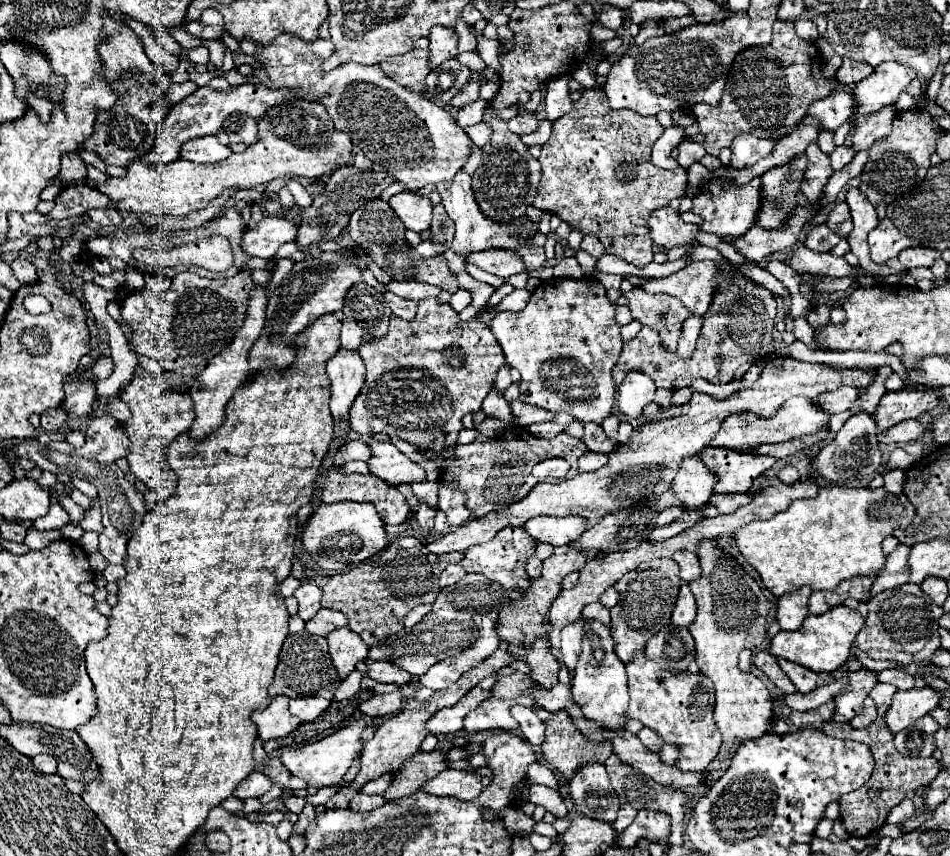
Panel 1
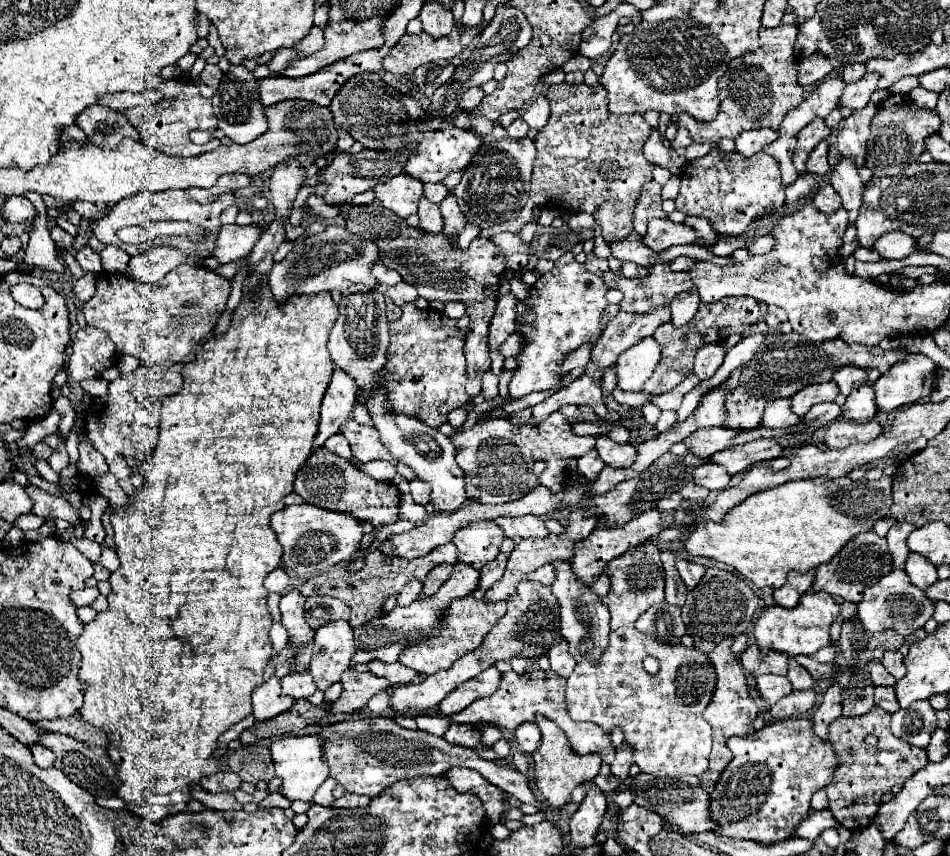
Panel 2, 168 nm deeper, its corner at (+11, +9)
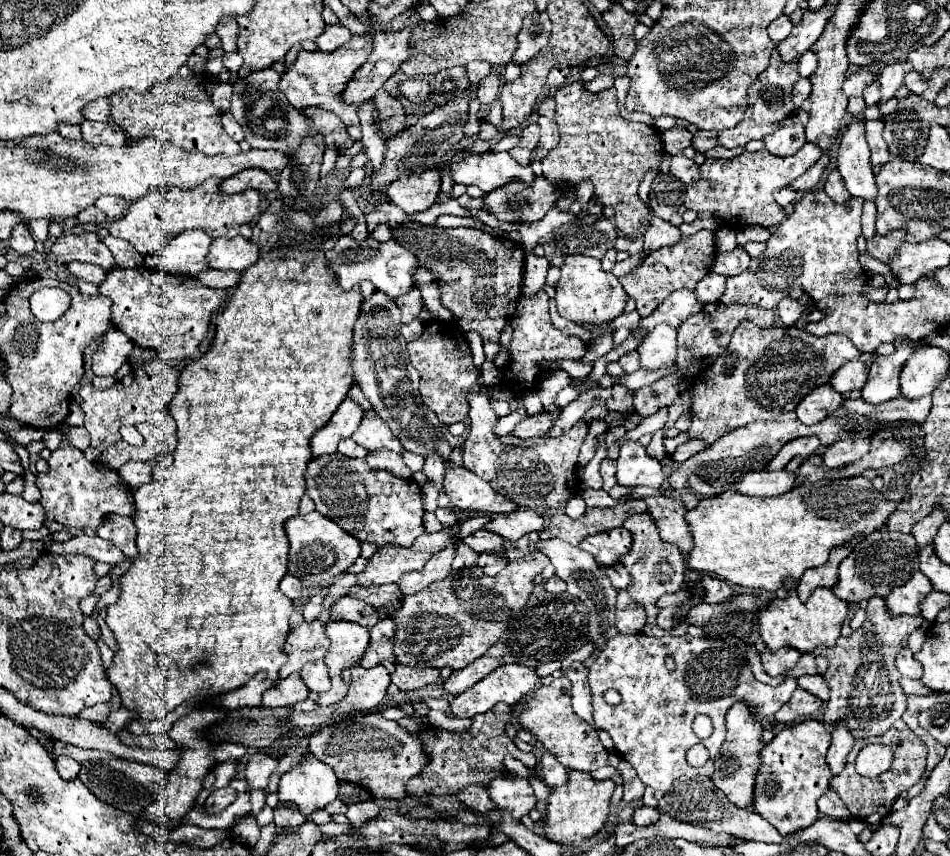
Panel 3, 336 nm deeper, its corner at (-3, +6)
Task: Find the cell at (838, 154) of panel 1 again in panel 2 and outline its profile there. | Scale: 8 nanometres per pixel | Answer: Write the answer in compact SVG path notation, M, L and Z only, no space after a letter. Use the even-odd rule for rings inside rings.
M820 142L810 158L808 158L808 172L814 172L814 174L826 174L830 170L830 164L828 164L828 144L826 142Z

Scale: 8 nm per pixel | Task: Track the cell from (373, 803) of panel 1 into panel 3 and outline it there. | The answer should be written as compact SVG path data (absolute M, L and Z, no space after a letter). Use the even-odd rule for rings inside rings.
M362 801L362 803L350 805L346 817L350 819L350 823L352 823L354 827L362 827L366 821L376 819L378 813L380 813L380 809L378 809L372 801Z

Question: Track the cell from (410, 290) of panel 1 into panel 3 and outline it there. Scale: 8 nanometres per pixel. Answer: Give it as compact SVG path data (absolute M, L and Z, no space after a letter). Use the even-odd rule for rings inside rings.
M412 289L412 291L408 291L406 295L398 297L398 299L396 299L396 305L398 305L400 311L402 311L402 323L408 325L412 319L418 317L418 313L420 313L420 309L422 309L422 295L420 295L418 289Z

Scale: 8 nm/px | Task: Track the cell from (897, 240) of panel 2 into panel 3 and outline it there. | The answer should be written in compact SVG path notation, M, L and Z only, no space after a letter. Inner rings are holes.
M902 229L890 231L888 235L874 235L872 239L868 239L868 253L878 261L888 263L896 255L896 249L902 245L904 235L906 231Z

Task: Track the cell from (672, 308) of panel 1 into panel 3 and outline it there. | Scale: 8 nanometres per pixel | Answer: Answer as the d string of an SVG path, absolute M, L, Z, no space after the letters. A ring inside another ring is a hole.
M698 231L694 235L682 235L682 239L674 247L662 247L646 255L634 271L620 277L620 283L626 289L628 297L636 301L636 311L640 313L640 317L648 317L676 289L696 289L698 281L706 273L710 273L714 257L716 257L714 231Z

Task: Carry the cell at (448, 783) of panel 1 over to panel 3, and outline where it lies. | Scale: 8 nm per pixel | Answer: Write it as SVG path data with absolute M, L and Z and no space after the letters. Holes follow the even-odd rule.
M498 777L490 783L488 793L498 809L506 809L514 819L528 815L538 803L530 781L520 777Z

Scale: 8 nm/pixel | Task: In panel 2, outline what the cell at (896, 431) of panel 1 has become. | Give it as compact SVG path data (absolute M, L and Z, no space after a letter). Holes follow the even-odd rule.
M874 416L870 422L866 424L856 424L856 422L842 422L842 420L834 420L824 436L824 442L832 448L846 448L854 442L868 442L874 440L876 436L880 436L880 416Z

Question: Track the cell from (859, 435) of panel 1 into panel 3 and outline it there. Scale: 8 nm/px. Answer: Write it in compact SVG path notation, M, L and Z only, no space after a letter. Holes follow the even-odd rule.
M894 339L896 351L888 357L874 359L866 387L862 389L862 399L872 405L880 405L884 401L890 401L900 395L898 391L898 375L908 359L908 355L914 351L916 343L910 343L908 339Z

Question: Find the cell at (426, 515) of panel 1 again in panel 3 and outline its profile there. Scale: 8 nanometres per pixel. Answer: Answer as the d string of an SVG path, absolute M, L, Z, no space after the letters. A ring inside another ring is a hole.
M440 453L426 455L422 473L436 485L438 491L442 491L442 481L444 481L444 457L442 457Z

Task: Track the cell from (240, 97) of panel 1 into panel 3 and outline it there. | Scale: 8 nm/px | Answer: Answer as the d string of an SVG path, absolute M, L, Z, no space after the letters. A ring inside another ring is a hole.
M406 25L402 31L378 31L374 35L374 51L370 59L356 71L346 85L342 101L360 107L372 99L384 81L390 79L400 65L408 59L408 39L412 29Z

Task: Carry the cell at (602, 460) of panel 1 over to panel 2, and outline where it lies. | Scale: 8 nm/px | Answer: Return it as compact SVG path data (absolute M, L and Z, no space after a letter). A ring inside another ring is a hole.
M590 450L590 452L586 452L584 456L578 458L578 472L582 472L590 480L596 478L602 468L604 468L604 462L600 460L596 450Z

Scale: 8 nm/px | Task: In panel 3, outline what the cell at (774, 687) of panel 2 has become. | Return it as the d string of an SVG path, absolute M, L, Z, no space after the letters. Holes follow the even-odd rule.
M618 633L612 639L608 639L600 657L590 667L588 679L590 679L590 687L592 687L592 695L594 695L594 723L596 723L596 727L604 729L612 737L616 751L620 753L620 757L624 761L628 761L636 769L636 773L644 785L664 791L664 793L670 789L672 781L682 775L692 777L692 775L712 775L714 773L714 763L716 763L716 759L719 759L722 743L726 739L726 711L734 703L746 703L750 707L754 719L762 721L766 717L772 717L784 703L788 703L788 699L792 697L792 693L796 689L796 679L792 679L792 677L786 679L780 687L770 687L770 685L756 681L746 657L742 655L742 651L738 647L720 645L718 641L714 641L710 637L692 637L692 635L684 635L684 637L666 635L666 637L658 639L658 637L642 635L642 633L636 633L636 635ZM666 657L674 659L672 671L668 671L664 665ZM608 689L616 689L622 695L622 701L618 705L608 705L604 701L602 695ZM700 713L708 715L712 719L714 731L708 739L704 739L704 745L710 751L710 759L704 767L696 769L686 763L686 751L692 745L700 743L700 739L692 731L692 721Z

